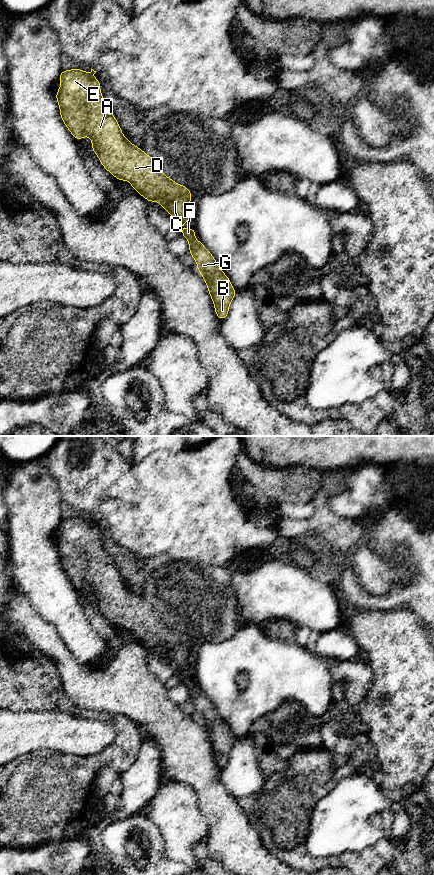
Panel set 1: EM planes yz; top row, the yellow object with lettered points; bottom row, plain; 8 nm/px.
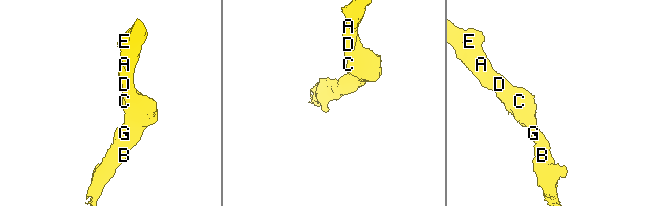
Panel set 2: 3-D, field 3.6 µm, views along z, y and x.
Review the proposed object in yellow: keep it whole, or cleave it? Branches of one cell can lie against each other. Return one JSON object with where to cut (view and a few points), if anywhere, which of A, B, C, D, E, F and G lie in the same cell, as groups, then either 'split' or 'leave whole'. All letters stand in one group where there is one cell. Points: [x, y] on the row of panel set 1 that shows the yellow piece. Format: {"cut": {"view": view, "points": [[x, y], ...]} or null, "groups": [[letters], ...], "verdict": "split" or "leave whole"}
{"cut": null, "groups": [["A", "B", "C", "D", "E", "F", "G"]], "verdict": "leave whole"}

